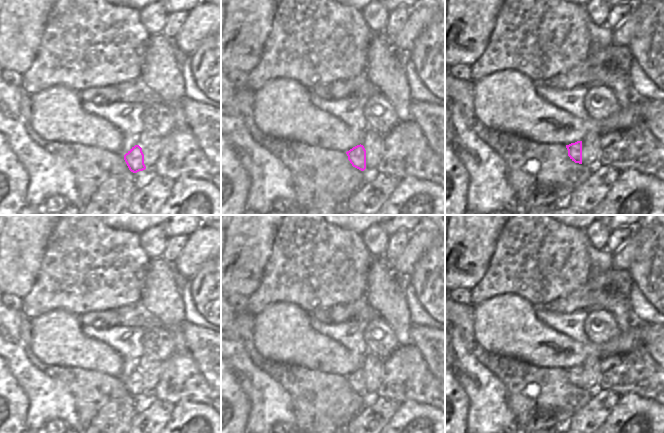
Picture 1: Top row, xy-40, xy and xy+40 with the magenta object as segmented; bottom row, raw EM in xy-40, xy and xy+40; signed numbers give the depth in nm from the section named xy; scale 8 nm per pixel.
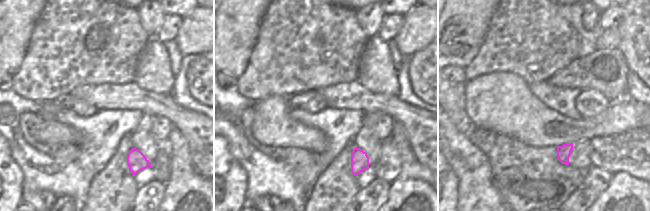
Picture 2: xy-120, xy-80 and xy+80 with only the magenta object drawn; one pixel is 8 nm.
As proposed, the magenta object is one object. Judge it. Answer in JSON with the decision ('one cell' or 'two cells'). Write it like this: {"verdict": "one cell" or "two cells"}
{"verdict": "one cell"}

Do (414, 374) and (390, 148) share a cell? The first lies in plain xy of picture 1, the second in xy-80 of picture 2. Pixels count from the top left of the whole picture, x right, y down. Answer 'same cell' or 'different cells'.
same cell

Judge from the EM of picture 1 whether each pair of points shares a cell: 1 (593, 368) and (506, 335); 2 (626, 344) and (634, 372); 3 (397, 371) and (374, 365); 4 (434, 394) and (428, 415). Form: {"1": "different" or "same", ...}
{"1": "different", "2": "different", "3": "different", "4": "different"}

